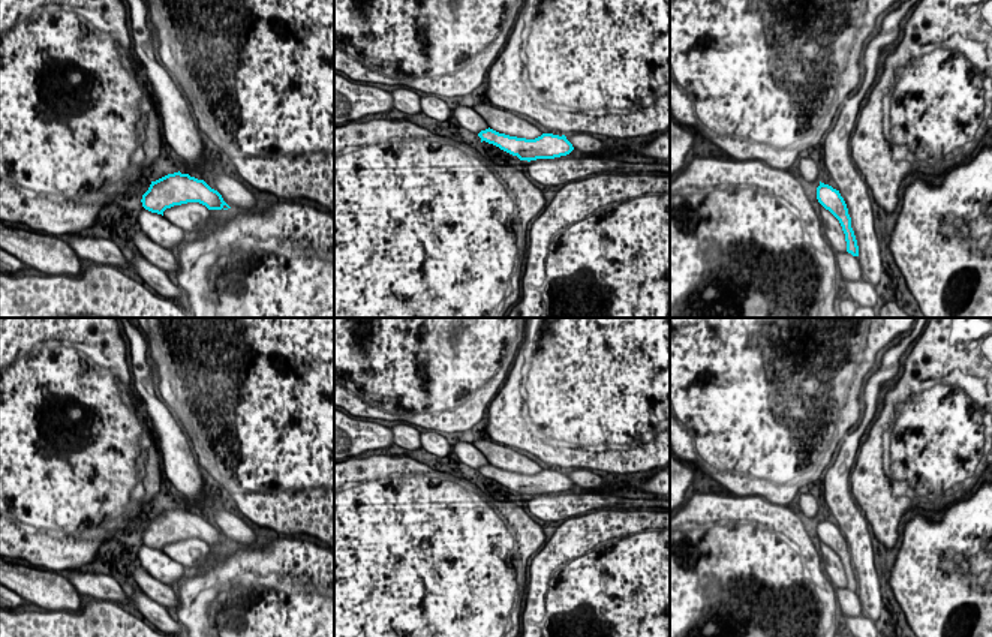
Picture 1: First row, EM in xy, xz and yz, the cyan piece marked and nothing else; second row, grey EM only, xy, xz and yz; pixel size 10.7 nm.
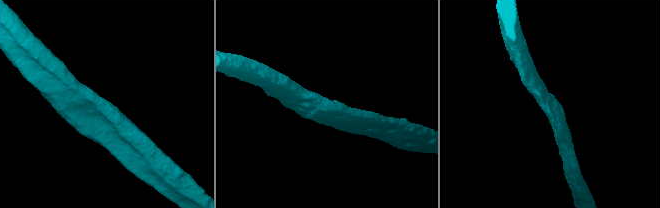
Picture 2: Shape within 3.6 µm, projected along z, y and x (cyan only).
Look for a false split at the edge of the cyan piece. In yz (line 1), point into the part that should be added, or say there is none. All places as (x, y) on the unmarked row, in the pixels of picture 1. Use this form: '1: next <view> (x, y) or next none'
1: next none

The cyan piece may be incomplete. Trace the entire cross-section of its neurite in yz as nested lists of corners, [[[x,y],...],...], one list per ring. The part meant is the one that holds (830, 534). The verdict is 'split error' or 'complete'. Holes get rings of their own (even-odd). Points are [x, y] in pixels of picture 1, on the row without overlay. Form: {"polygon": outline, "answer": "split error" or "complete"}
{"polygon": [[[820,517],[820,522],[817,523],[817,535],[826,546],[829,546],[839,556],[845,570],[847,588],[853,592],[859,592],[859,582],[854,567],[851,564],[851,553],[839,526]]], "answer": "complete"}

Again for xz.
{"polygon": [[[486,465],[478,469],[481,478],[486,477],[500,486],[517,492],[520,496],[554,495],[569,490],[574,483],[565,471],[542,469],[535,475],[509,472],[493,465]]], "answer": "complete"}

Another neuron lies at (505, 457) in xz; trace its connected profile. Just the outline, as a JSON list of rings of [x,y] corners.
[[[489,438],[478,439],[474,445],[486,456],[490,465],[499,469],[526,475],[535,475],[542,471],[542,468],[527,456],[523,456],[511,447],[496,444]]]

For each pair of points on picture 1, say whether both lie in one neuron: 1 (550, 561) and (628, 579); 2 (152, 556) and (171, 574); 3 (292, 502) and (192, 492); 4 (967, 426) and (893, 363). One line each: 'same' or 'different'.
1: same
2: same
3: different
4: different

